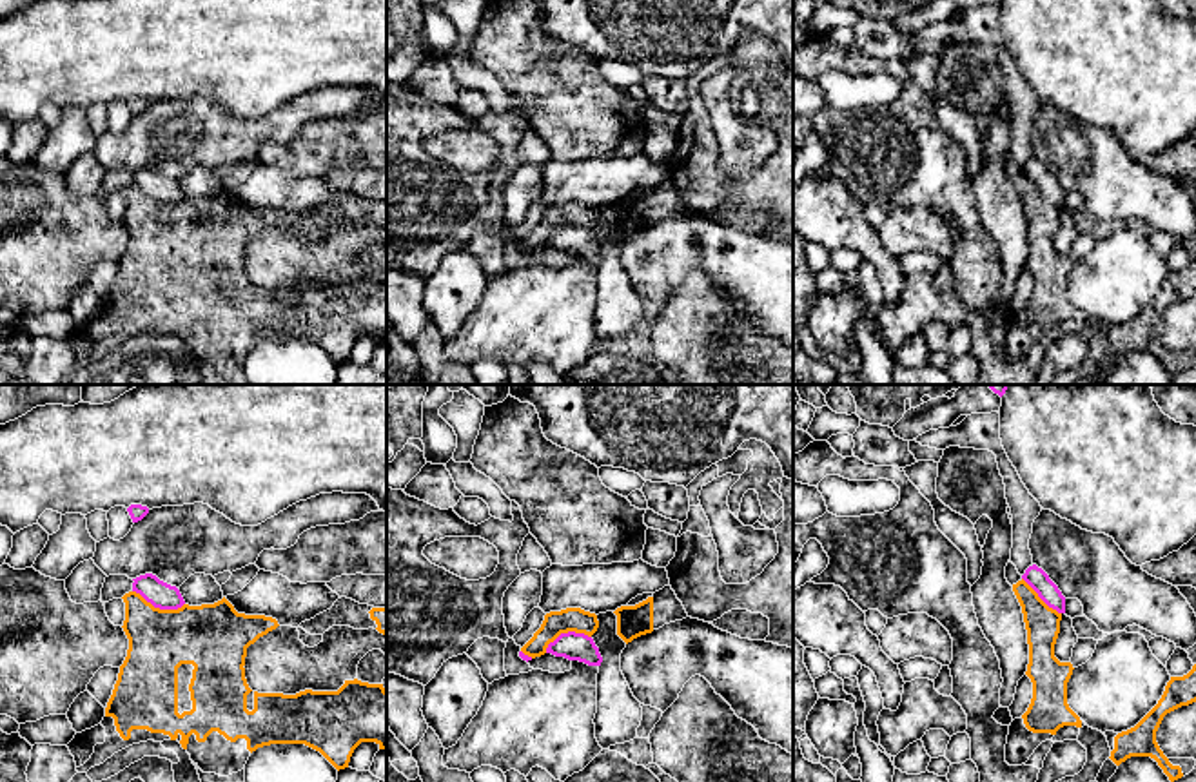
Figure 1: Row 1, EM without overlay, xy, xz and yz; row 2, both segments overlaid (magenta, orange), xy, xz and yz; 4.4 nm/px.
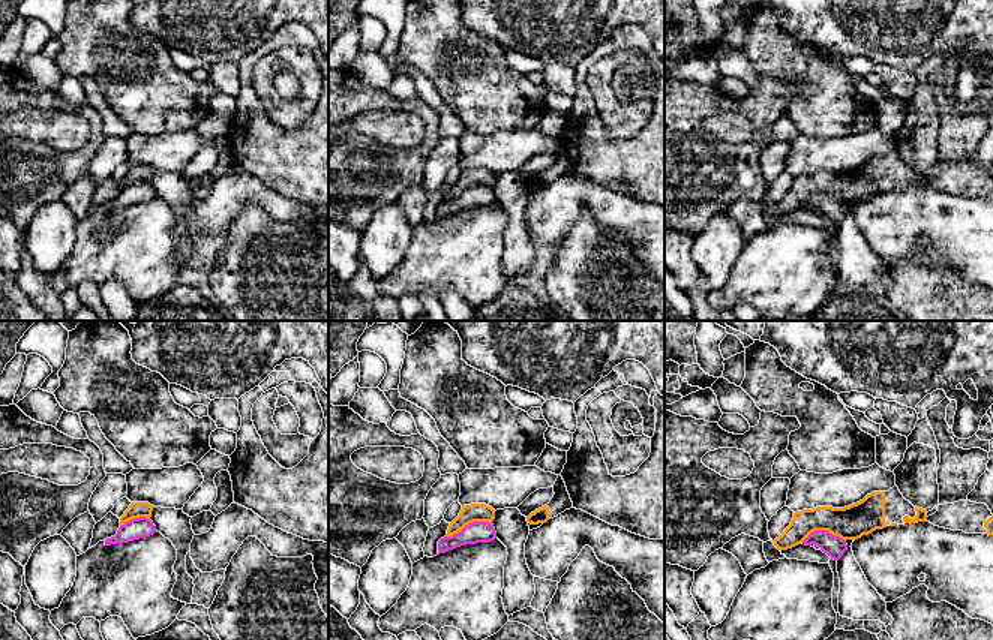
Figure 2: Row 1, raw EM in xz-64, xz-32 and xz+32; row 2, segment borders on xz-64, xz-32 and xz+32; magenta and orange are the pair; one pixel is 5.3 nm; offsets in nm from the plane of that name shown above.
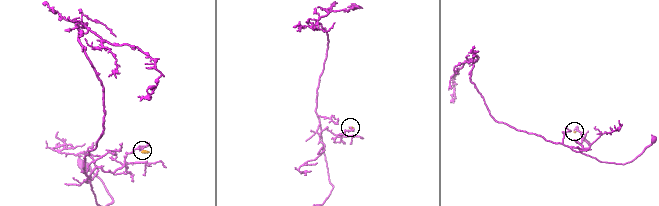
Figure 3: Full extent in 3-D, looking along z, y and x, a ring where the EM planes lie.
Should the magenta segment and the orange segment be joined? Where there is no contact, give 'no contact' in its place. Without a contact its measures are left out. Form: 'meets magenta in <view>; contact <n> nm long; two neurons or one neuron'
meets magenta in xy; contact 240 nm long; two neurons

